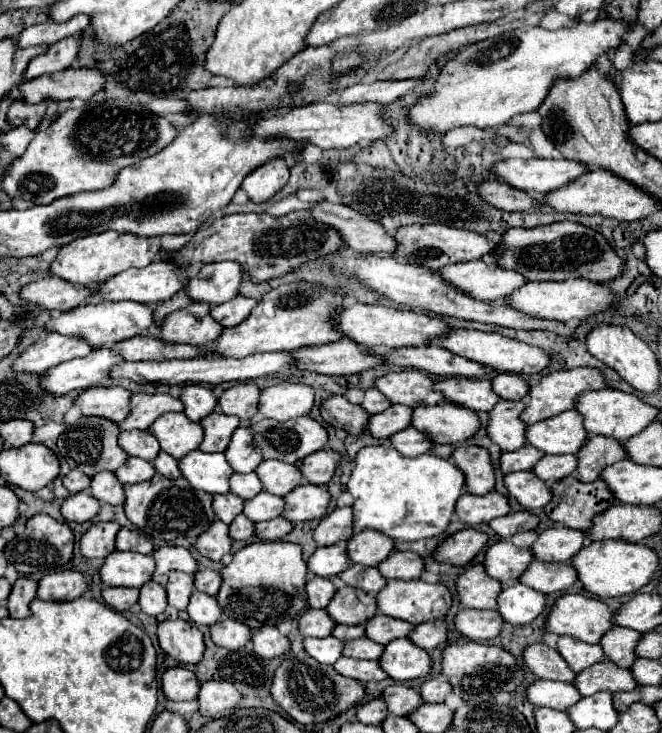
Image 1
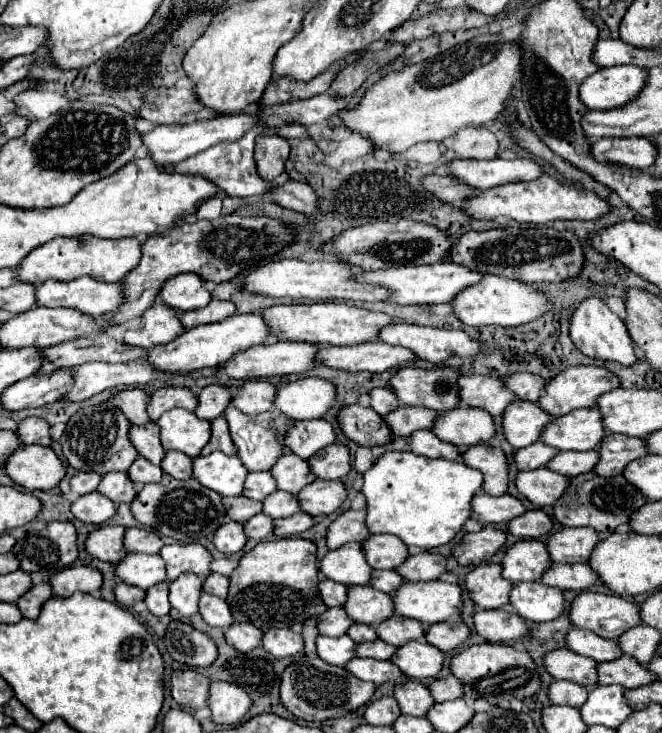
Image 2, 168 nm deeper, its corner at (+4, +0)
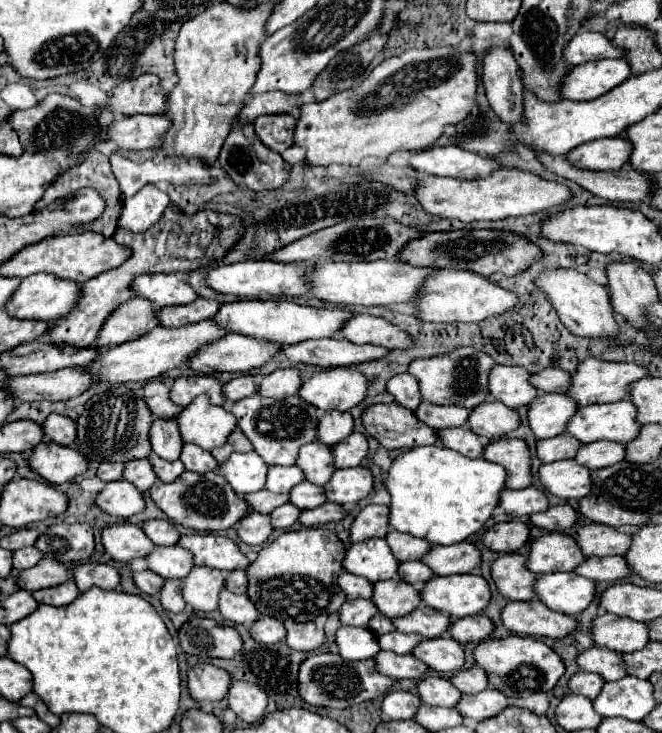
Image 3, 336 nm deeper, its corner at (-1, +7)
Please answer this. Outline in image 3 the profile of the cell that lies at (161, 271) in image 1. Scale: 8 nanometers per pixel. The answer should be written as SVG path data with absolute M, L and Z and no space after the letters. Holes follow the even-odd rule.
M33 274L33 276L21 280L19 288L15 290L15 294L5 304L5 312L13 318L19 318L19 320L53 322L53 320L57 320L57 316L65 316L69 312L69 308L73 304L77 304L79 290L81 290L81 286L77 282L57 280L55 276L49 276L49 274Z

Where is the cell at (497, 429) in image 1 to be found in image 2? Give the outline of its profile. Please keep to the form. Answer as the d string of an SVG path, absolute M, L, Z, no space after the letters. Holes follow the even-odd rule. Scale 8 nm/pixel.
M516 399L502 413L502 431L514 449L522 449L530 443L536 443L542 427L550 421L552 417L544 415L536 403Z

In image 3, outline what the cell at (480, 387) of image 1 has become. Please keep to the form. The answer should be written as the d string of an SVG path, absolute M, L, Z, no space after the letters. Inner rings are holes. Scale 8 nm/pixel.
M495 366L489 376L489 390L509 408L527 406L539 394L529 378L531 372L527 372L523 366Z

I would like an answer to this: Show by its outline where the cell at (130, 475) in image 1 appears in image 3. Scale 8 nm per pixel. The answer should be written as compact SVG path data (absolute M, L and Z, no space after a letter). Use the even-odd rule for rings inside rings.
M153 454L153 456L149 456L149 462L153 464L159 480L163 480L163 482L175 482L185 472L185 466L183 466L181 460L167 462L167 460L159 458L157 454Z

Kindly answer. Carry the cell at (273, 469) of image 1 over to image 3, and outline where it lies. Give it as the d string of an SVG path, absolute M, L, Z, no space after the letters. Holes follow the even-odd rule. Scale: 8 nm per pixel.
M311 442L305 444L299 452L297 458L297 466L305 472L307 480L313 484L327 484L329 478L333 476L333 472L337 470L333 466L333 456L331 456L331 448L321 444L321 442Z

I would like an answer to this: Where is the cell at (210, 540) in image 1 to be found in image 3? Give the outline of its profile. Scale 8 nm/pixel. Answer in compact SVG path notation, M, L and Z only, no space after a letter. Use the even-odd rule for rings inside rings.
M253 512L253 516L247 516L241 524L237 524L237 532L245 544L263 544L273 534L271 516Z

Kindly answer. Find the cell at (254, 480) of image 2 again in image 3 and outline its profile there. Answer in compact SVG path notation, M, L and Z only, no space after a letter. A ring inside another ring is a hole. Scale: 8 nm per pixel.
M269 466L269 476L267 476L267 490L273 492L289 492L295 484L305 480L305 472L299 466Z

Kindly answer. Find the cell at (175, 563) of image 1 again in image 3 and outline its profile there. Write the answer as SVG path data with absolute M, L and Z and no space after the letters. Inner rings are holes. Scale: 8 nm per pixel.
M193 534L181 536L179 546L193 552L195 566L209 566L223 572L233 572L237 568L247 568L249 560L239 550L231 538L213 536L213 534Z

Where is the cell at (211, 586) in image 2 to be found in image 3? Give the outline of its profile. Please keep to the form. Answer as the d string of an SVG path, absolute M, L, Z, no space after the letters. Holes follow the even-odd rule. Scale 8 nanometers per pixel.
M245 570L231 572L225 588L231 590L231 592L235 592L235 594L245 594L247 592L247 572Z

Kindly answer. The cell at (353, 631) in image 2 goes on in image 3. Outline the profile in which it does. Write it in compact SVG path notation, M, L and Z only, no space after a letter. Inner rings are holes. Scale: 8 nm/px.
M383 614L373 616L373 620L369 622L369 628L371 628L377 636L381 636L381 634L387 634L387 632L393 632L393 630L395 630L395 626L393 626L391 618L387 618L387 616L383 616Z

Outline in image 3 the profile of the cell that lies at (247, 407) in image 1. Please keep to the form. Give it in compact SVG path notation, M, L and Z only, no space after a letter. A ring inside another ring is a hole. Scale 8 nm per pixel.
M297 368L275 370L261 380L259 394L269 398L285 398L285 396L293 396L301 388L301 384L303 384L303 378Z

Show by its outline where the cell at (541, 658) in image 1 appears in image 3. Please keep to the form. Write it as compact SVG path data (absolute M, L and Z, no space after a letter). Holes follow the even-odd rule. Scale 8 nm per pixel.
M591 648L585 650L577 656L577 664L581 670L601 674L607 682L609 680L619 680L627 676L623 654L621 652L611 652L607 648Z

